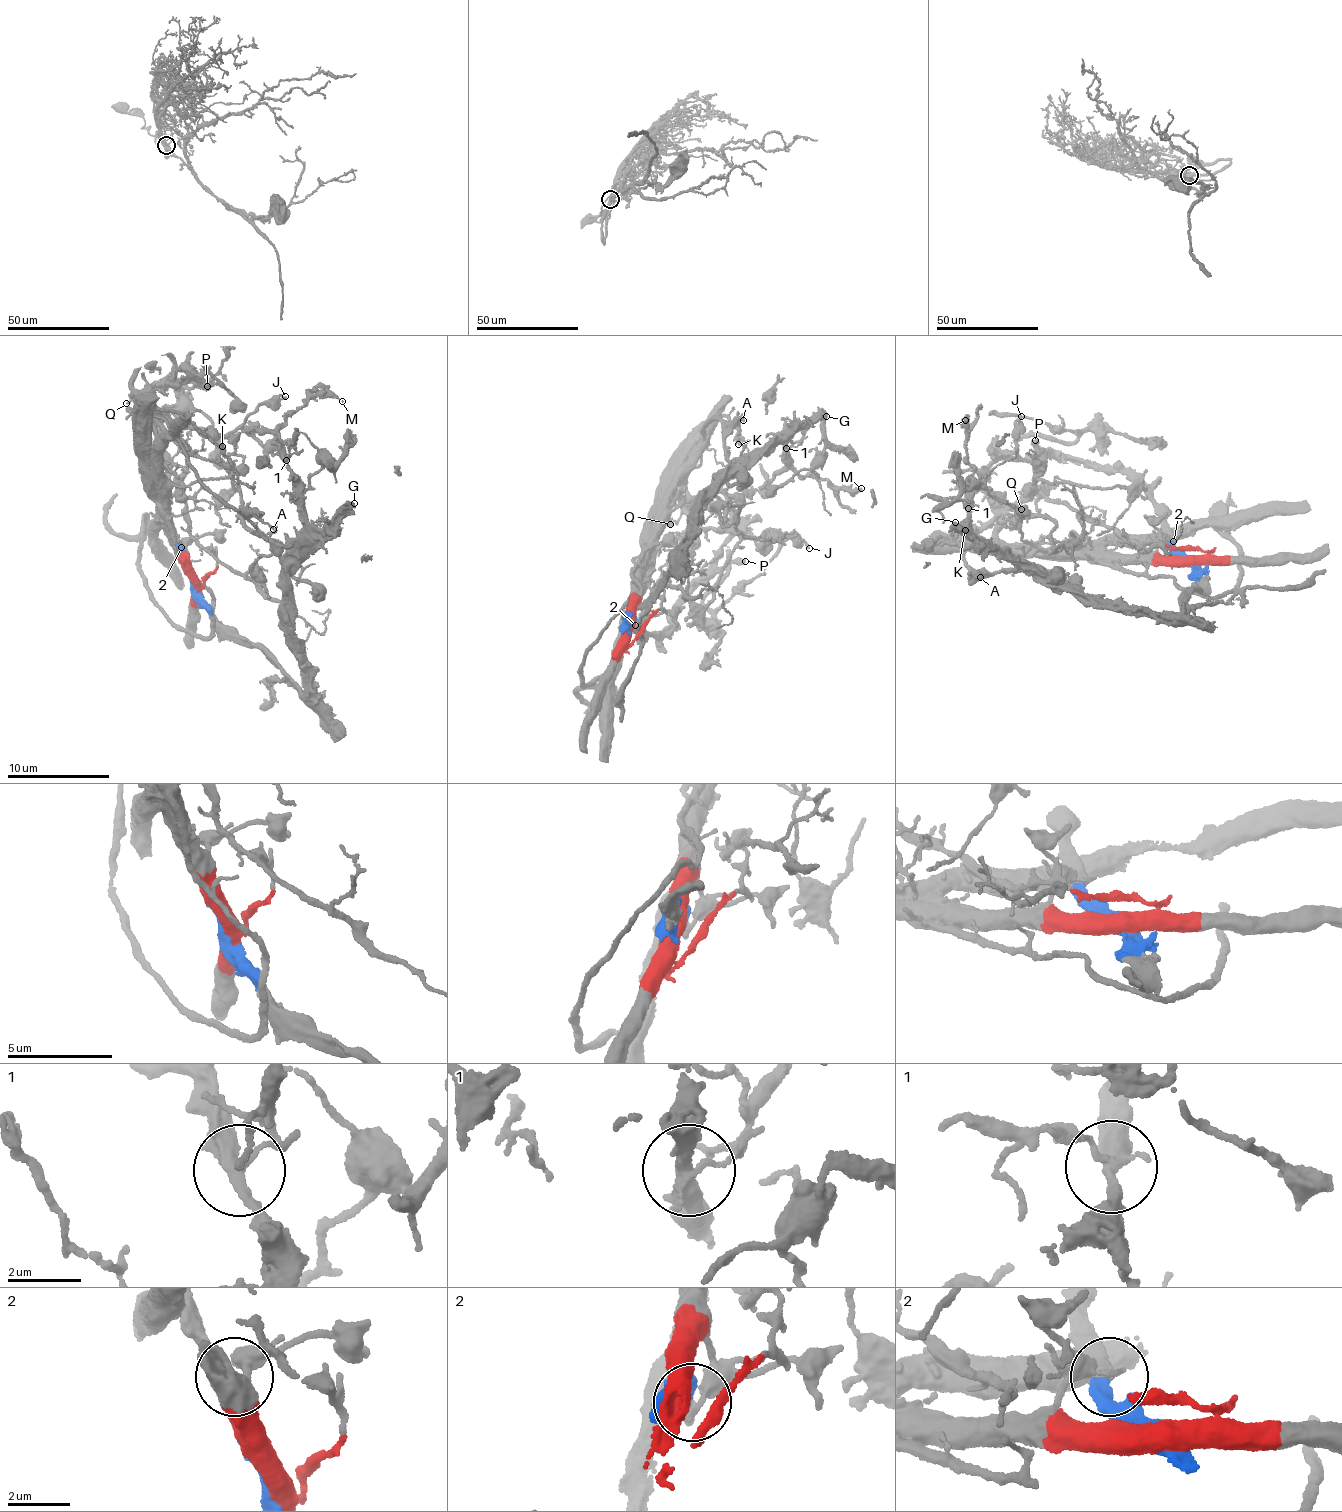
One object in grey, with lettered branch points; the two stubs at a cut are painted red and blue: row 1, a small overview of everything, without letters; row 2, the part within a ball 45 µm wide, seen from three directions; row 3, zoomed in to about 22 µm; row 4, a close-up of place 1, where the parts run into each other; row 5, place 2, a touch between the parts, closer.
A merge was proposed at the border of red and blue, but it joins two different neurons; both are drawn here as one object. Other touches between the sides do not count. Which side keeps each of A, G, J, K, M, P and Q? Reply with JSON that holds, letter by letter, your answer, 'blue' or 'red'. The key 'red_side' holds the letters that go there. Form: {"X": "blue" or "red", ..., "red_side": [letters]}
{"A": "red", "G": "blue", "J": "red", "K": "red", "M": "blue", "P": "blue", "Q": "red", "red_side": ["A", "J", "K", "Q"]}

